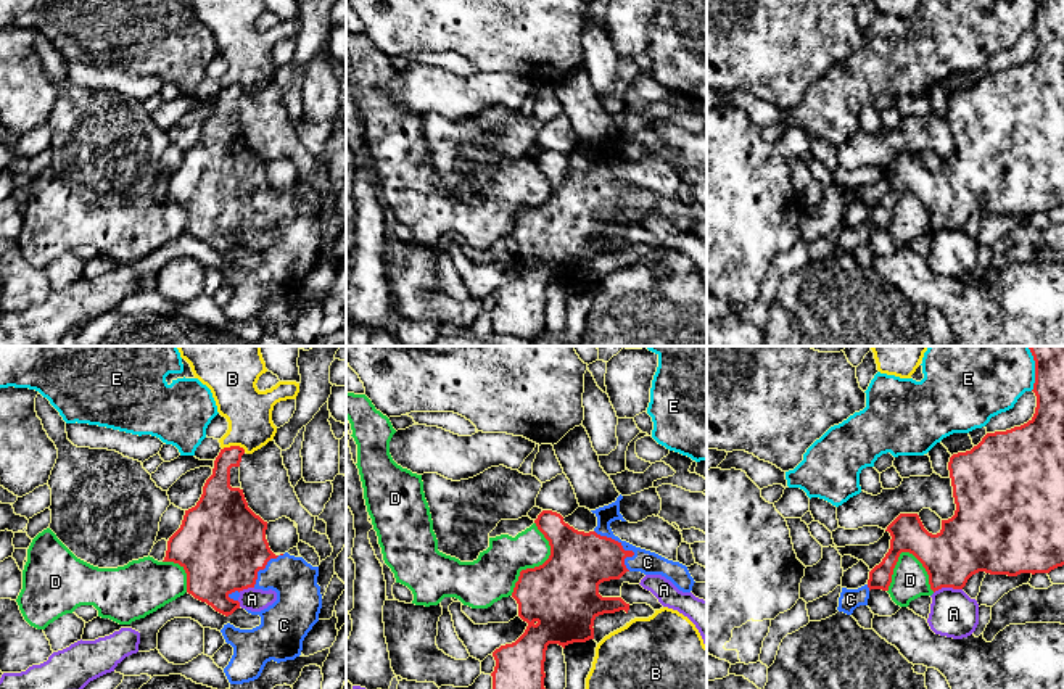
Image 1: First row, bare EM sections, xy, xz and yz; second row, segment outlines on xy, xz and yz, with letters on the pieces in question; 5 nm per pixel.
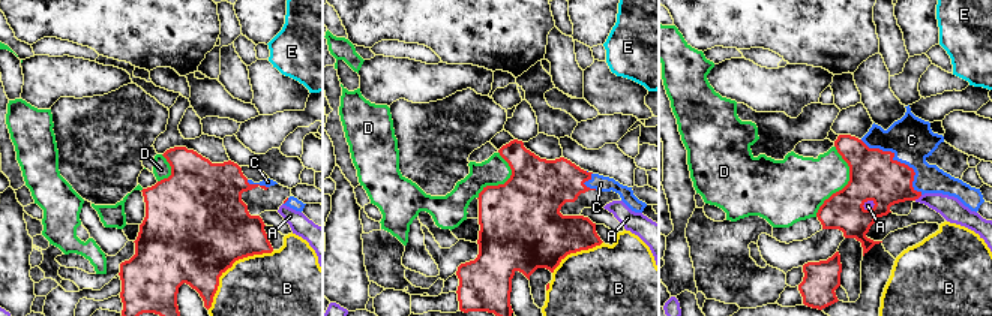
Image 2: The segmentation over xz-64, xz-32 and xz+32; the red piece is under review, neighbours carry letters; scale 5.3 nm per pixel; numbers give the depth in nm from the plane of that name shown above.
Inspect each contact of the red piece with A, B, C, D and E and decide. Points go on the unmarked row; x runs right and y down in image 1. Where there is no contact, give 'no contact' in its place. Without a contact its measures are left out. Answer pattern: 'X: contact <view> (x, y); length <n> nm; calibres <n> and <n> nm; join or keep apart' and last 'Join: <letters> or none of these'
A: contact yz (947, 226); length 150 nm; calibres 300 and 240 nm; keep apart
B: contact xy (234, 86); length 120 nm; calibres 150 and 240 nm; keep apart
C: contact xz (623, 189); length 280 nm; calibres 300 and 120 nm; join
D: contact xz (540, 205); length 380 nm; calibres 360 and 240 nm; keep apart
E: contact yz (1035, 15); length 150 nm; calibres 160 and 280 nm; keep apart
Join: C

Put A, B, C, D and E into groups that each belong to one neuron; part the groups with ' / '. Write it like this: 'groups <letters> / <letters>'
groups A / B / C / D / E

